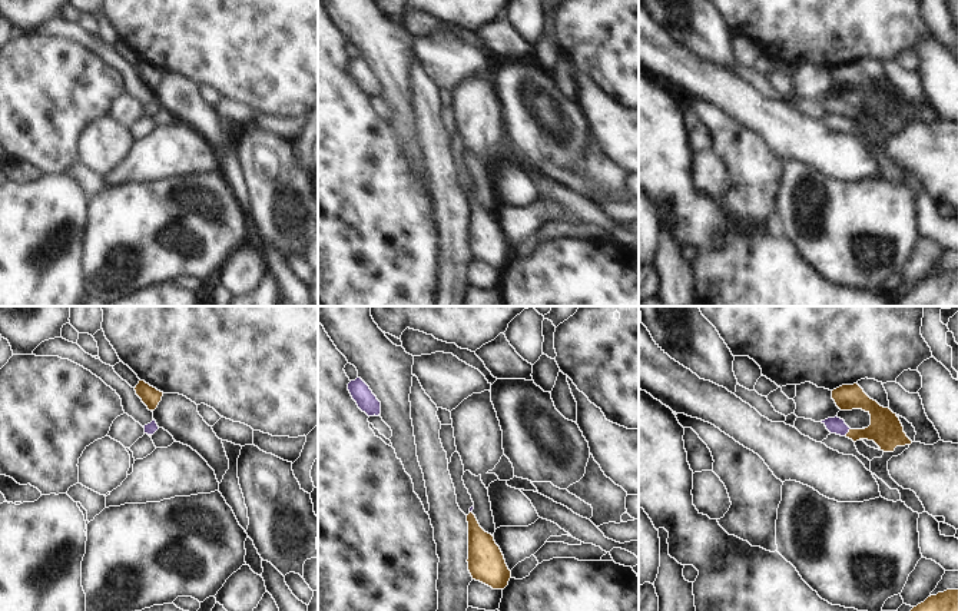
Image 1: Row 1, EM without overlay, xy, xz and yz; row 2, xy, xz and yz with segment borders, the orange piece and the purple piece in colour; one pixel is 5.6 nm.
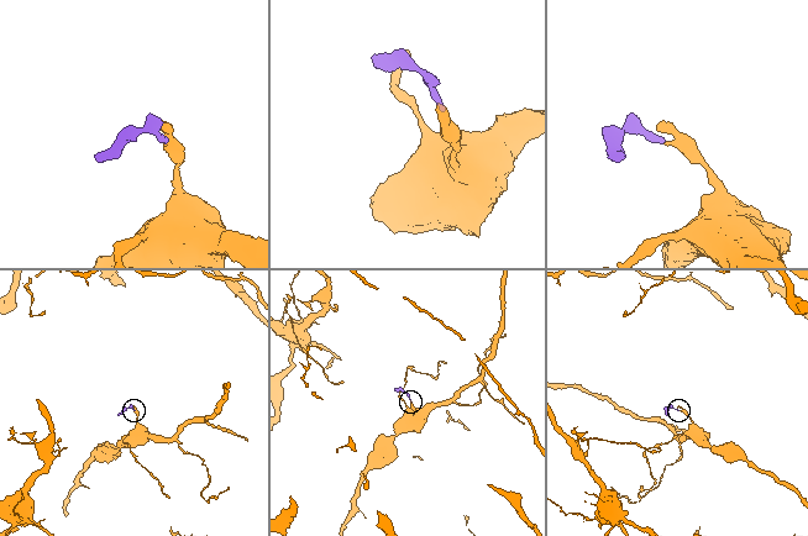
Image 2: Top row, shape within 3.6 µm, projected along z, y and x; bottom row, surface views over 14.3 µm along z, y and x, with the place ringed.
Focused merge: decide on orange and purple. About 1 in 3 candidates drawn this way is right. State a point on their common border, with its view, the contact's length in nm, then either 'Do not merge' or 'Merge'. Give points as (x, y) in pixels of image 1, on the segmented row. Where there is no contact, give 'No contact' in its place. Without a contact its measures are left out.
Touches orange at yz (848, 432). Shared border 60 nm. Merge.

